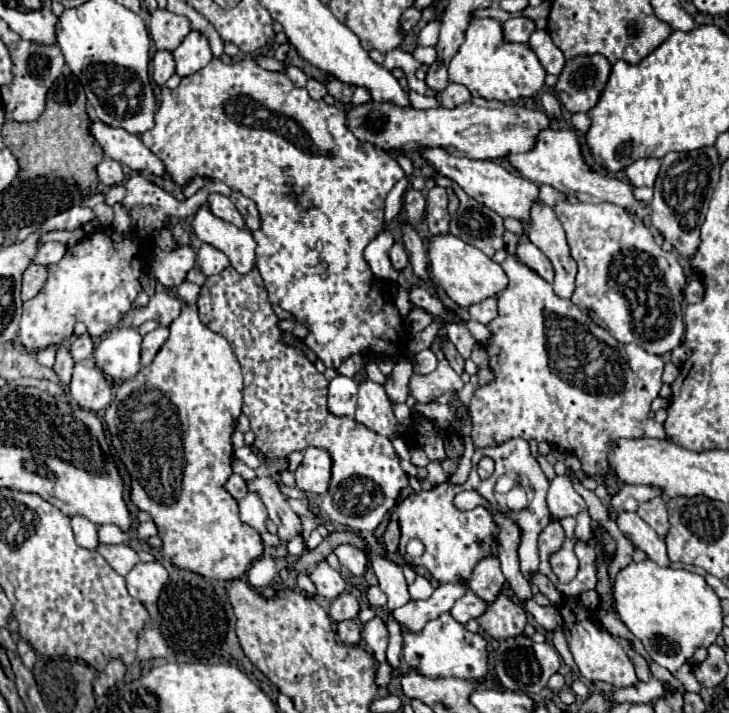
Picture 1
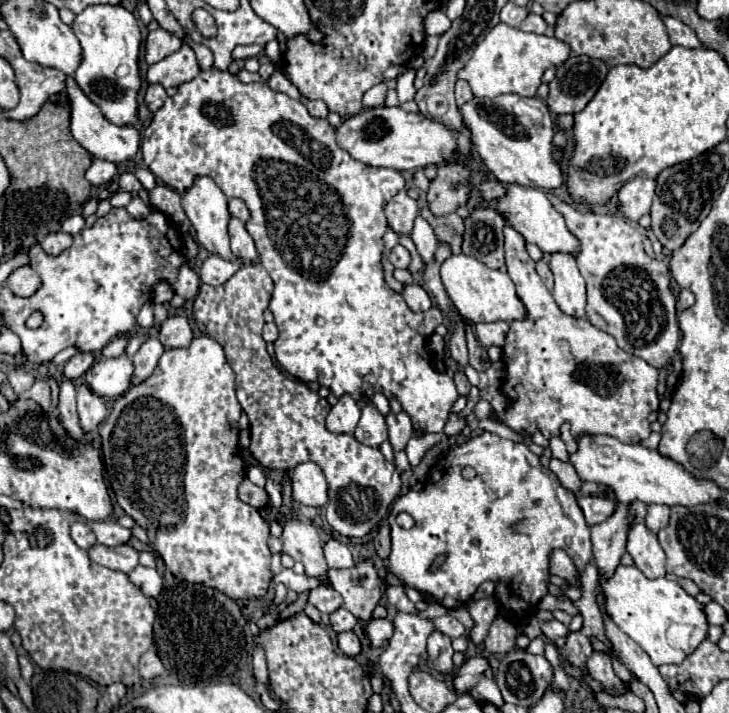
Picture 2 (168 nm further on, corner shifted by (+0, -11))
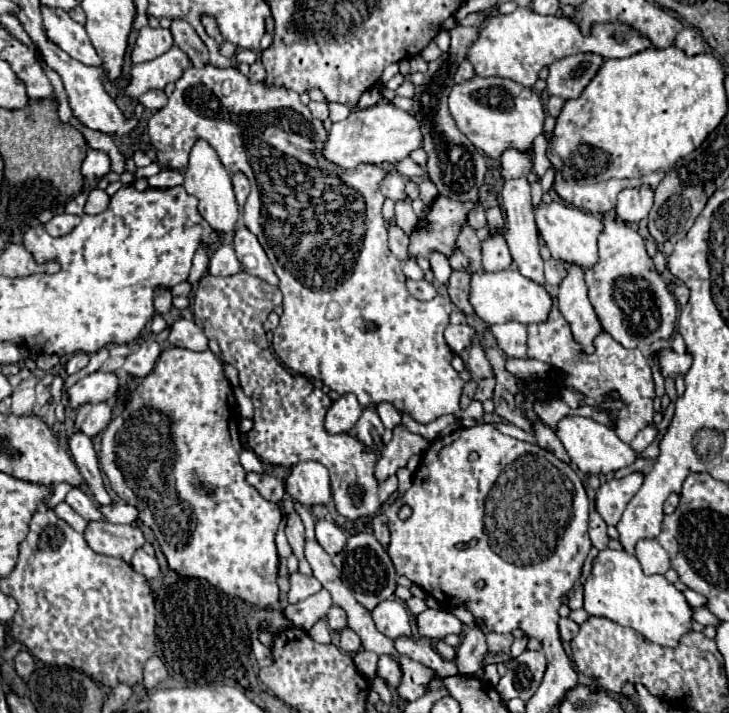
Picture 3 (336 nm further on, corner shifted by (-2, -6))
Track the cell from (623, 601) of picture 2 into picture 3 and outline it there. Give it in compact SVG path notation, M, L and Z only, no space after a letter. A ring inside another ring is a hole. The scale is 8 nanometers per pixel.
M603 549L593 561L589 579L585 581L585 611L589 615L607 617L619 625L633 627L651 643L661 647L677 647L681 637L691 631L693 607L685 595L675 589L665 575L647 577L635 555L625 551Z

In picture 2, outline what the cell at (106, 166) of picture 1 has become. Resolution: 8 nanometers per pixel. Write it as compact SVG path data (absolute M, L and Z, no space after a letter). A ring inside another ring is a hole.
M95 158L91 162L91 166L85 172L85 178L93 184L93 186L107 186L109 182L113 182L117 178L117 168L113 162L107 160L99 160Z

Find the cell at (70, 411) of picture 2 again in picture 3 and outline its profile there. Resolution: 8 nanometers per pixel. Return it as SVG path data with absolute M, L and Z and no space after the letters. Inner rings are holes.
M73 431L73 435L69 437L69 449L71 449L75 465L79 467L81 475L85 477L85 481L89 485L89 491L93 493L95 501L99 501L103 505L111 503L111 497L103 487L103 479L101 479L101 471L99 471L99 463L95 457L91 439L81 431Z

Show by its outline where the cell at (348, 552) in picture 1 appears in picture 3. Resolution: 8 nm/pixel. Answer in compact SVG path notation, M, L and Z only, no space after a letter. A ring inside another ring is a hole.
M321 519L315 523L315 535L319 545L331 555L335 557L337 553L341 553L347 545L347 535L343 533L343 529L339 529L333 521Z

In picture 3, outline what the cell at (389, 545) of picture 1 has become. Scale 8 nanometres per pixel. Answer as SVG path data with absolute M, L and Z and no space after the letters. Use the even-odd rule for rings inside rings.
M383 513L373 517L373 535L385 549L389 547L389 527L387 527L387 517Z

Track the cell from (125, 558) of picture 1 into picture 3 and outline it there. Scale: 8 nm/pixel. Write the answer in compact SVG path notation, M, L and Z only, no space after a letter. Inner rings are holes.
M91 521L85 531L85 541L95 553L117 557L127 563L131 561L133 553L145 545L145 537L139 527L115 525L109 521Z

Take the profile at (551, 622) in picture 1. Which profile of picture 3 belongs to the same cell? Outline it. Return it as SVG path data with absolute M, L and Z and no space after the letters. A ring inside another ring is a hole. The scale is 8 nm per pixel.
M559 619L559 633L565 643L569 643L577 635L577 629L579 629L579 625L573 623L571 619Z

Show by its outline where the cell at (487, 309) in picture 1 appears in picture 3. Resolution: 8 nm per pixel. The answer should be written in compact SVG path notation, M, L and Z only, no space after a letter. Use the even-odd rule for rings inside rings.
M517 321L491 325L491 333L497 339L499 349L507 357L525 357L525 339L527 339L525 325L517 323Z

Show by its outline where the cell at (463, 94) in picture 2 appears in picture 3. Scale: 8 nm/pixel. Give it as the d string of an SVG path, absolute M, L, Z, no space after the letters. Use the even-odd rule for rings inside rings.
M465 59L465 61L461 63L461 67L457 69L457 73L455 73L455 83L463 83L463 81L469 81L469 79L473 79L473 77L475 77L473 67L471 67L471 63Z

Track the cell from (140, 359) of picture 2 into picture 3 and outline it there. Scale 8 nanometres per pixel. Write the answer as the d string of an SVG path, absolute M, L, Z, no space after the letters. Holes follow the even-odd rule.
M147 339L139 345L139 349L135 349L129 357L125 357L125 365L123 369L131 375L131 377L139 377L143 379L145 375L151 373L151 369L155 367L157 359L159 359L161 347L155 339Z

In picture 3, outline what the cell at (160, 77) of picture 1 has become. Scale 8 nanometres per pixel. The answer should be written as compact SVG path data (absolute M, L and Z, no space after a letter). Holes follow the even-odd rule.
M151 89L151 91L143 93L143 95L141 95L137 101L139 101L141 105L145 105L147 109L151 109L151 111L157 111L157 109L165 107L165 103L167 103L167 95L165 95L165 91Z

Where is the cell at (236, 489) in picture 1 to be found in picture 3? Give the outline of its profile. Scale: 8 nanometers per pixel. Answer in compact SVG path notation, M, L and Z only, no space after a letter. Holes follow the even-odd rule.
M247 473L247 483L253 485L261 497L265 497L267 501L273 501L273 503L279 503L283 499L283 493L285 493L285 487L279 479L263 473L263 475L257 475L257 473Z

